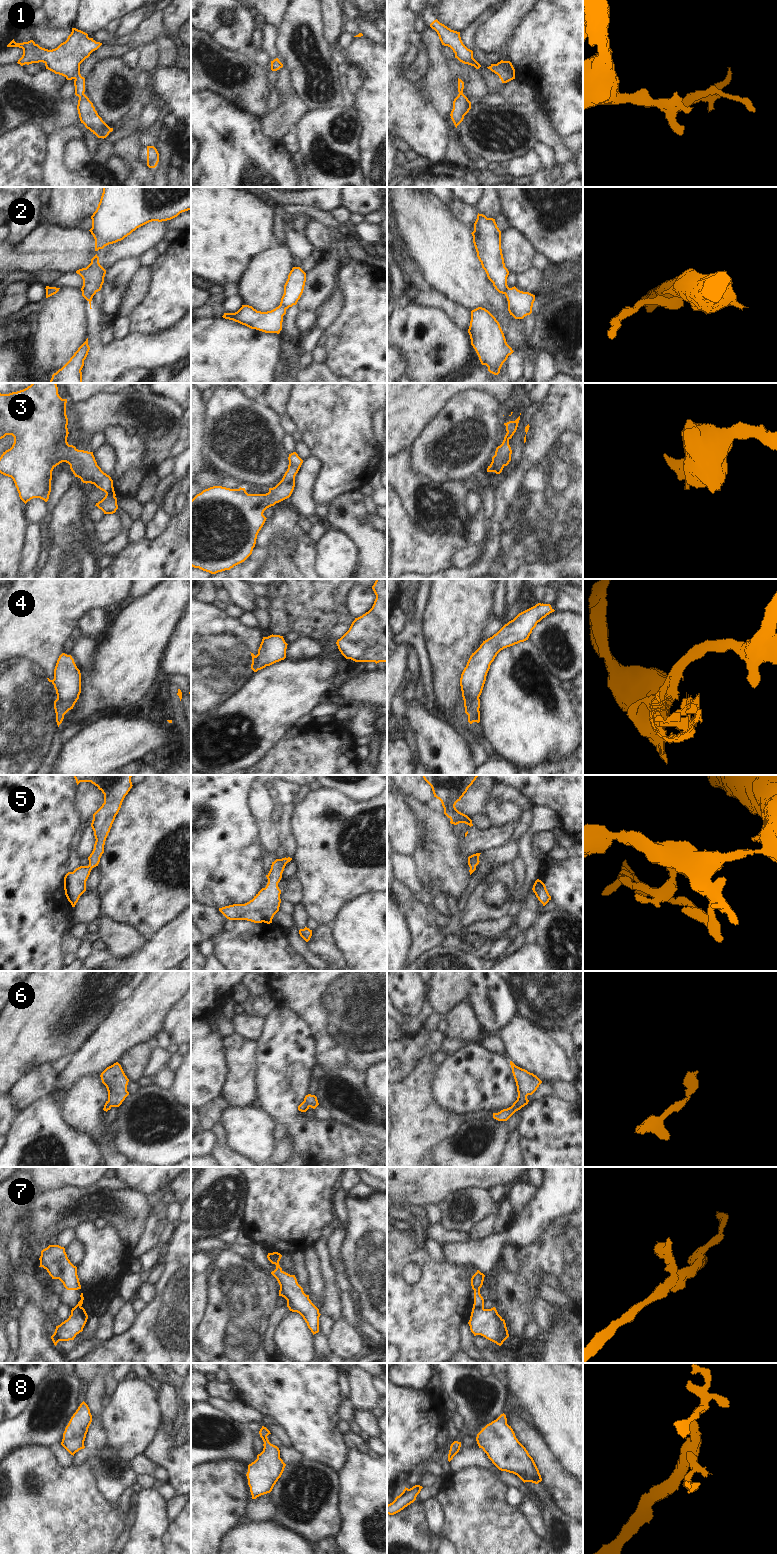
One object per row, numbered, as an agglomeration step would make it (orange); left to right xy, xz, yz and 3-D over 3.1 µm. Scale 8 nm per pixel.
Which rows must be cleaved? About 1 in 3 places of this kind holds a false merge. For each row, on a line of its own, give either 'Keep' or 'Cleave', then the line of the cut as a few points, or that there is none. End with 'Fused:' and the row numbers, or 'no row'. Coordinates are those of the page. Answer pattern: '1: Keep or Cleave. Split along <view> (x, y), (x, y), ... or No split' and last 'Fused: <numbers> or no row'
1: Keep. No split
2: Cleave. Split along xz (279, 305), (285, 309)
3: Keep. No split
4: Cleave. Split along yz (478, 697), (468, 700), (464, 706)
5: Keep. No split
6: Keep. No split
7: Cleave. Split along xz (268, 1253), (271, 1253), (276, 1258), (275, 1263)
8: Keep. No split
Fused: 2, 4, 7

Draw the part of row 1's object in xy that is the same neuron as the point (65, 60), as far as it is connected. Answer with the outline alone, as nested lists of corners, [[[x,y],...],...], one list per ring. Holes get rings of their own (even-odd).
[[[72,28],[67,40],[52,50],[40,47],[33,40],[16,43],[13,39],[7,47],[23,49],[23,55],[17,62],[21,66],[43,62],[46,69],[64,76],[67,80],[73,79],[75,95],[79,97],[77,110],[81,123],[98,138],[104,139],[113,128],[102,120],[93,103],[84,94],[85,78],[80,74],[80,64],[101,45],[102,43],[89,38],[87,33]]]

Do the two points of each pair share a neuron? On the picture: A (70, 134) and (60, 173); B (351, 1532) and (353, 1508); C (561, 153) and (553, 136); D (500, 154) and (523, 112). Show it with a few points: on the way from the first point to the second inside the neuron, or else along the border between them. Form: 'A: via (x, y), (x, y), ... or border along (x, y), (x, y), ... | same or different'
A: via (60, 143), (57, 146), (57, 163) | same
B: via (353, 1526), (353, 1514) | same
C: via (560, 149), (554, 140) | same
D: via (500, 144), (500, 141), (519, 122) | same

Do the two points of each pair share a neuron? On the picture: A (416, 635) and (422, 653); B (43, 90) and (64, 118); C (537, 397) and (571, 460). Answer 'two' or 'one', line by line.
A: one
B: one
C: two

